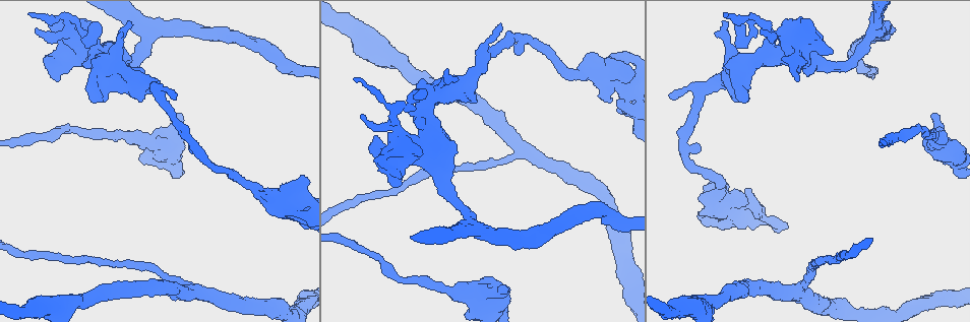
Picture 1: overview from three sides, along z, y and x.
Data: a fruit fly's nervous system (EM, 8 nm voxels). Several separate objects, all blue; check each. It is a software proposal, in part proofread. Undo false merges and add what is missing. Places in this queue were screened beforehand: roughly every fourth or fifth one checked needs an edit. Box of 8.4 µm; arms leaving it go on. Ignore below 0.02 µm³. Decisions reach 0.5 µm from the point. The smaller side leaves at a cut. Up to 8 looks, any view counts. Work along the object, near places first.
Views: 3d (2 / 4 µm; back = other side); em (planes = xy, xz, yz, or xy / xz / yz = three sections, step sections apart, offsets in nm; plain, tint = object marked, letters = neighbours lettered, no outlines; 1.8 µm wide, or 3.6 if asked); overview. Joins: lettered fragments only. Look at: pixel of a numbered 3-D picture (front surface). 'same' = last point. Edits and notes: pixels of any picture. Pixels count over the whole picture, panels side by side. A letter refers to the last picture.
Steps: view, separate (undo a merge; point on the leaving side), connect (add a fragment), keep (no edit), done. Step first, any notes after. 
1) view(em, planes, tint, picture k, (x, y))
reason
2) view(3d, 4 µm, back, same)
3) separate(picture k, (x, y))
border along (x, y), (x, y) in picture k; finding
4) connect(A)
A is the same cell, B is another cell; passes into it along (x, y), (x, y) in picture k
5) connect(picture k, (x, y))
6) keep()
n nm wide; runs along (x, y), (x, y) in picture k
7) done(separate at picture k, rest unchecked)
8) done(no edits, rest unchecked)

view(3d, 4 µm, picture 1, (932, 115))
free end

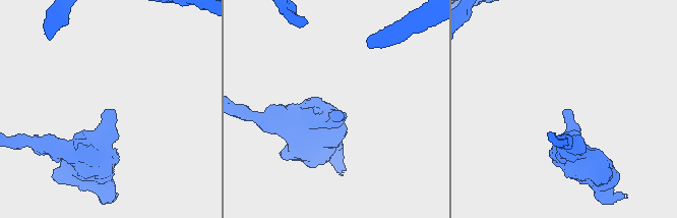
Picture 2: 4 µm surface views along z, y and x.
view(em, 3.6 µm, xy, step 4, letters, picture 2, (338, 111))

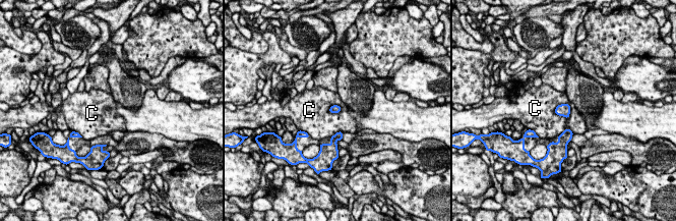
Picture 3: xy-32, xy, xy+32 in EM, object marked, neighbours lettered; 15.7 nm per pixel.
keep()
130 nm wide; C is another cell; no lettered fragment goes on from it

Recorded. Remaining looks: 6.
view(3d, 4 µm, picture 1, (699, 147))
branch stops here

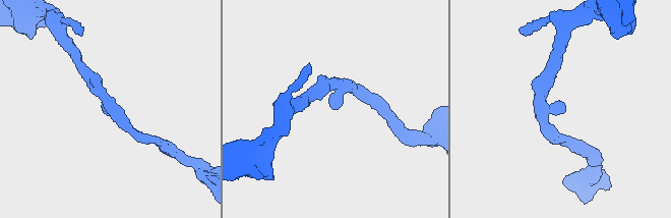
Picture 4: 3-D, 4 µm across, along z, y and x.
view(em, xy, step 4, letters, picture 4, (331, 106))

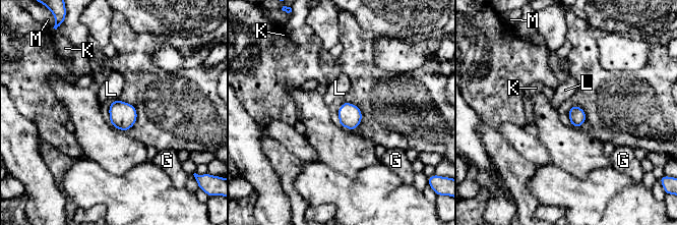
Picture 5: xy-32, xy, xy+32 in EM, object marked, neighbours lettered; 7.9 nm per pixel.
view(em, planes, letters, same)
cut it another way

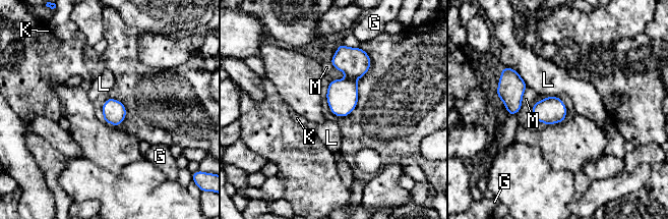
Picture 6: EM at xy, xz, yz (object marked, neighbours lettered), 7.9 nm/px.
keep()
G, K, L and M are other cells; border along (505, 66), (513, 68), (527, 86) in picture 6; none of them fits

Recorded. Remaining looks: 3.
view(em, planes, letters, picture 1, (797, 41))
thin arm on a thick one

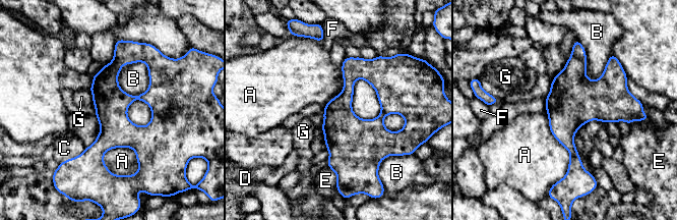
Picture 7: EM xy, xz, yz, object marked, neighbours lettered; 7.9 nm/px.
keep()
280 nm wide; A, B, C, D, E, F and G are other cells; border along (104, 153), (130, 148), (139, 167) in picture 7; continuous, no second neuron

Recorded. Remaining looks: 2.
done(no edits, rest unchecked)

